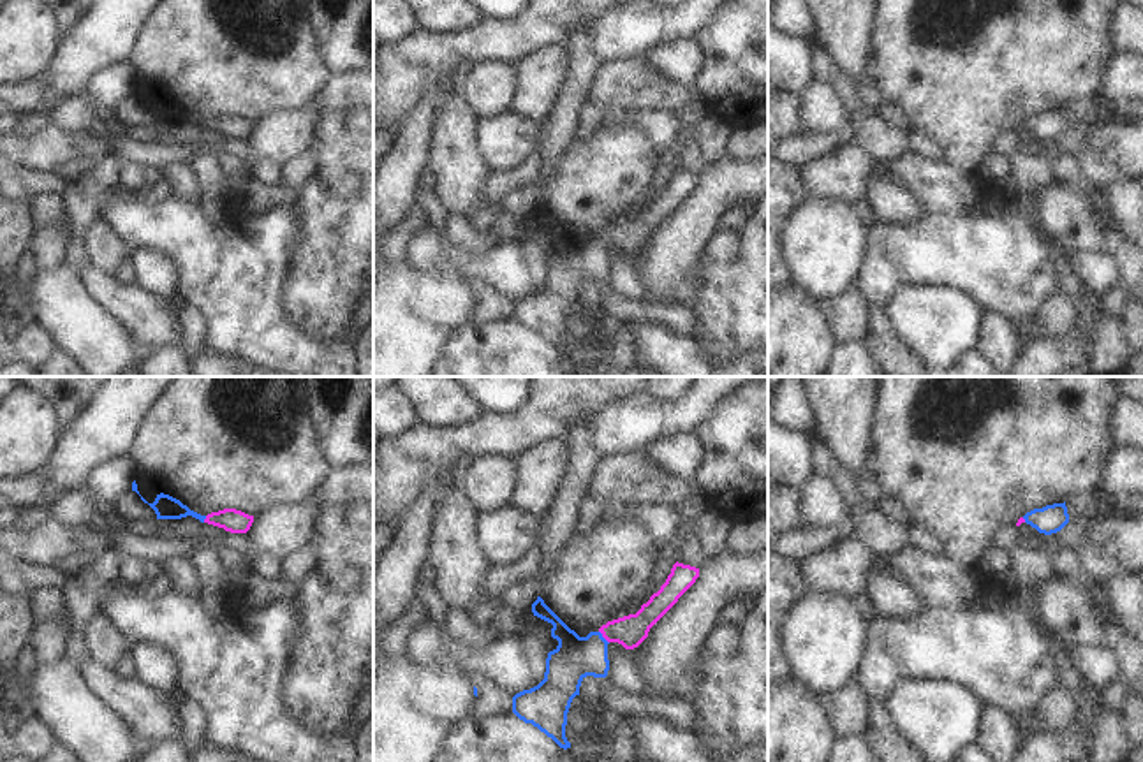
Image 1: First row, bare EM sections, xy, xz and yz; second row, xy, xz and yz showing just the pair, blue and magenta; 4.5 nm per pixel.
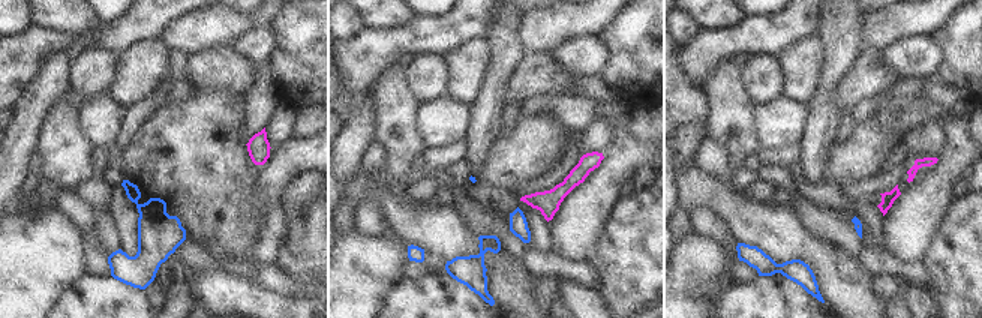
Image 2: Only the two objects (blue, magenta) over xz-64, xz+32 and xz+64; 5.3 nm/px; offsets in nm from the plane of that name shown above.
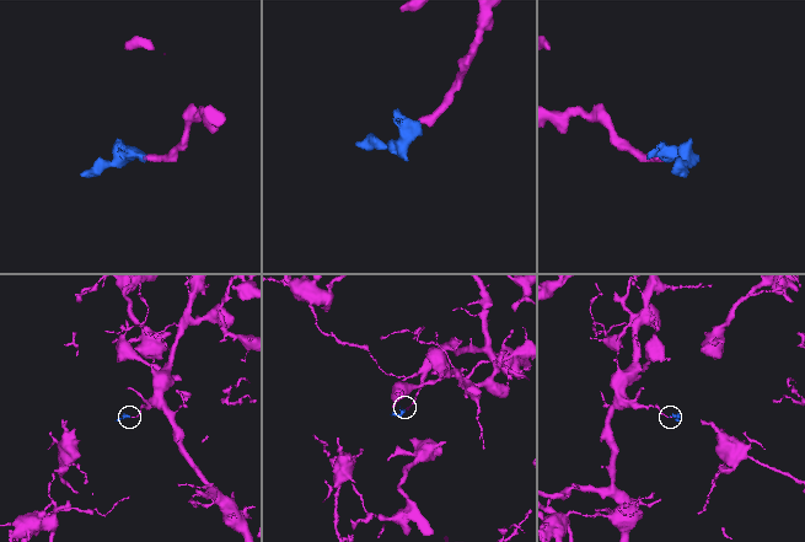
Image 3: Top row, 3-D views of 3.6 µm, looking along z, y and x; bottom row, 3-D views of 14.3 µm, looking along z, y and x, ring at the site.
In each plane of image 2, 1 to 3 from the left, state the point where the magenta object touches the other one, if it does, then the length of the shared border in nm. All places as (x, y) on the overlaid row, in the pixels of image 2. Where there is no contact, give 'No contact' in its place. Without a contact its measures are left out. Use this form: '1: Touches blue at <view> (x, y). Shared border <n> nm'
1: No contact
2: No contact
3: No contact

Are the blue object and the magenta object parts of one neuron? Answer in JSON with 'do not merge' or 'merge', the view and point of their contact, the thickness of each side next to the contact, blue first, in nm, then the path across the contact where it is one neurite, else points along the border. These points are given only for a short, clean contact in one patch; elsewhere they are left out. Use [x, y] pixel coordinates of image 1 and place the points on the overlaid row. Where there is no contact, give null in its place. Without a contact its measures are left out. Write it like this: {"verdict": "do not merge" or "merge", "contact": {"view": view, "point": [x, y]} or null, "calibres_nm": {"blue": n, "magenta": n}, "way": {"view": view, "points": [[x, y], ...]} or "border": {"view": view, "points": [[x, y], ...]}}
{"verdict": "merge", "contact": {"view": "xz", "point": [603, 637]}, "calibres_nm": {"blue": 190, "magenta": 150}, "way": {"view": "xz", "points": [[576, 657], [583, 657], [603, 637], [631, 630]]}}

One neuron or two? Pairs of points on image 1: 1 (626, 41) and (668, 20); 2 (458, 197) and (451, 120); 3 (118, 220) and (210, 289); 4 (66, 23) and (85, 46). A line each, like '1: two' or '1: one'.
1: one
2: one
3: one
4: two

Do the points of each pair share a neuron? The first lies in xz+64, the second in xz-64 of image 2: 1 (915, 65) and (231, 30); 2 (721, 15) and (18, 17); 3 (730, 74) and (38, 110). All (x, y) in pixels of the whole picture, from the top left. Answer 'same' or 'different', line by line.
1: different
2: different
3: different

